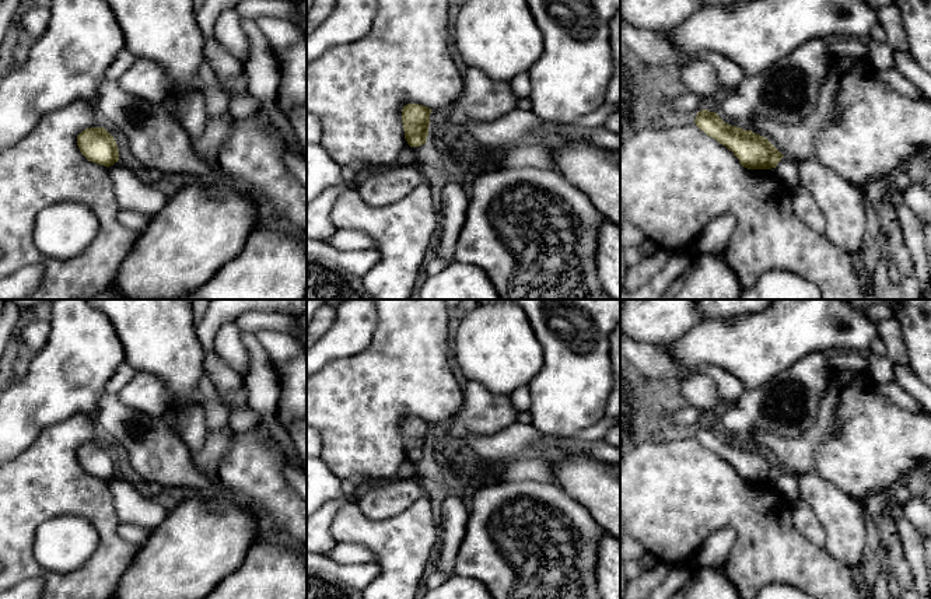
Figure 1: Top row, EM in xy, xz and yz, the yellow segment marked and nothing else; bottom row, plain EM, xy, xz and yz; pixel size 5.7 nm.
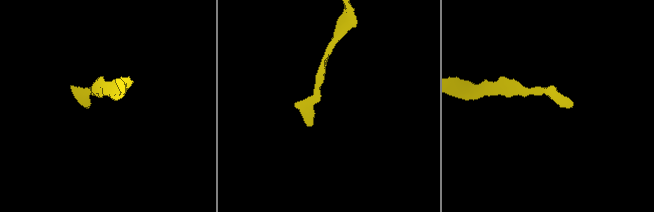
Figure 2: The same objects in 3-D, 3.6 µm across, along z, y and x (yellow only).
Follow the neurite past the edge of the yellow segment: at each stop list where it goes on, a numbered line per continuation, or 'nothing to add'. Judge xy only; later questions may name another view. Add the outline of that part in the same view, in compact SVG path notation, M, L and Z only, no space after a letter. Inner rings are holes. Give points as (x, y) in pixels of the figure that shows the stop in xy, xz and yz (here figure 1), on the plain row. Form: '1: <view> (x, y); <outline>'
nothing to add

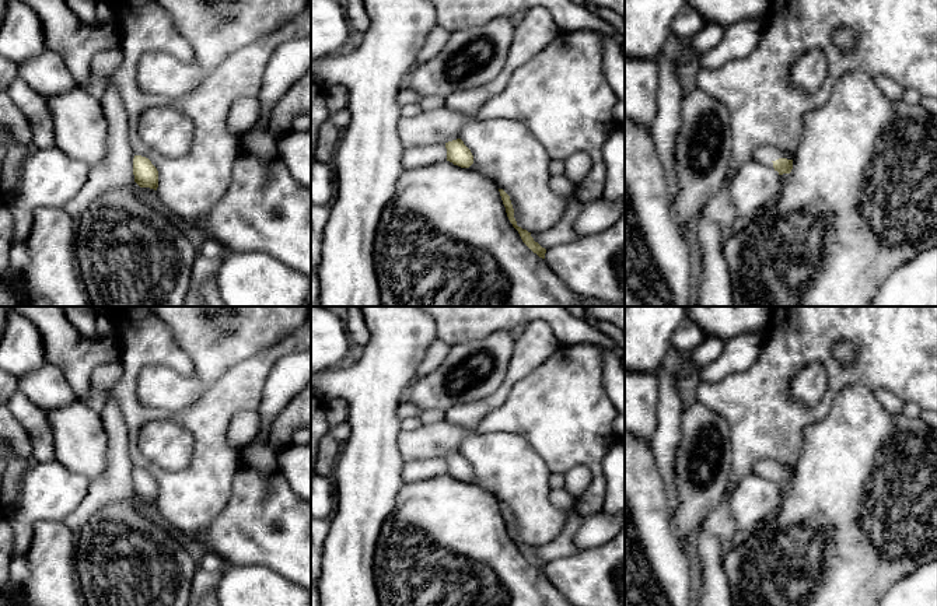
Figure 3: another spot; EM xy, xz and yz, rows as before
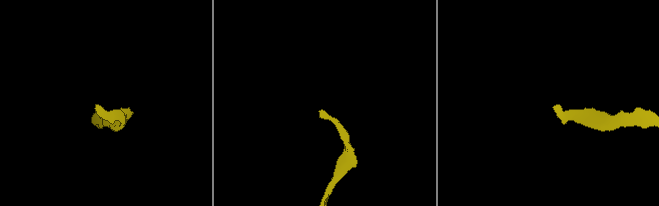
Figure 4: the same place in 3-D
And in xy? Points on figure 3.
nothing to add

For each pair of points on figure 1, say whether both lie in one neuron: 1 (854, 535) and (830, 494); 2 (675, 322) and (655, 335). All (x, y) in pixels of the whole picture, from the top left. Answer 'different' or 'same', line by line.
1: same
2: same

